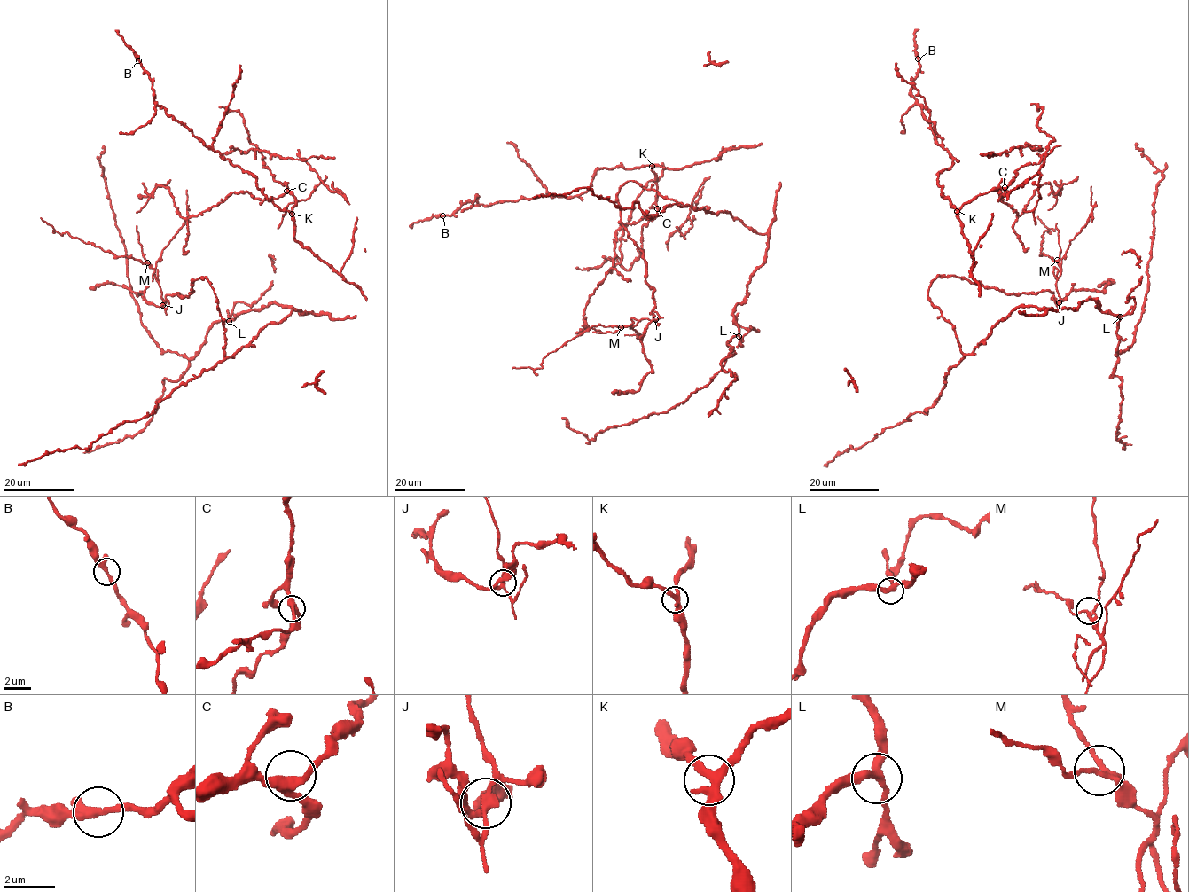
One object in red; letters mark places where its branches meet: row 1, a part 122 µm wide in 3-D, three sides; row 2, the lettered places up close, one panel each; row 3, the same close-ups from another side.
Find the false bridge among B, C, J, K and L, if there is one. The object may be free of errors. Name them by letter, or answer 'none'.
J

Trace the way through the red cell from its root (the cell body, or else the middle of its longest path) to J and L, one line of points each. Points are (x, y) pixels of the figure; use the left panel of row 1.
J: (191, 290), (189, 296), (179, 296), (182, 295), (178, 293), (167, 295), (162, 305)
L: (191, 290), (193, 281), (207, 277), (224, 327), (224, 356), (292, 310), (316, 314), (272, 302), (229, 321)

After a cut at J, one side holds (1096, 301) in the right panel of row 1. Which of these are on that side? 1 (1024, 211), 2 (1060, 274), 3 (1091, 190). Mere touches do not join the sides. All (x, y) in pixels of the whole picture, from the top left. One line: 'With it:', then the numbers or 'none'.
With it: 1

